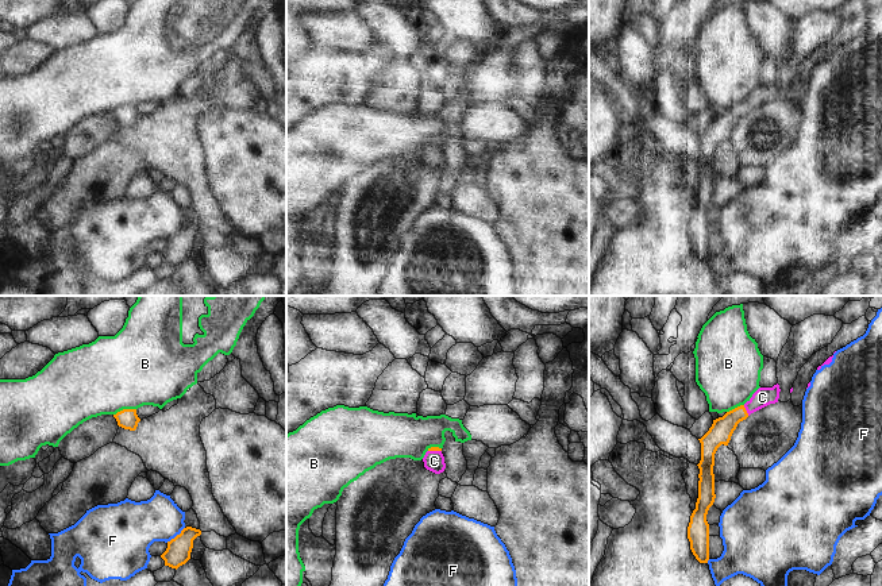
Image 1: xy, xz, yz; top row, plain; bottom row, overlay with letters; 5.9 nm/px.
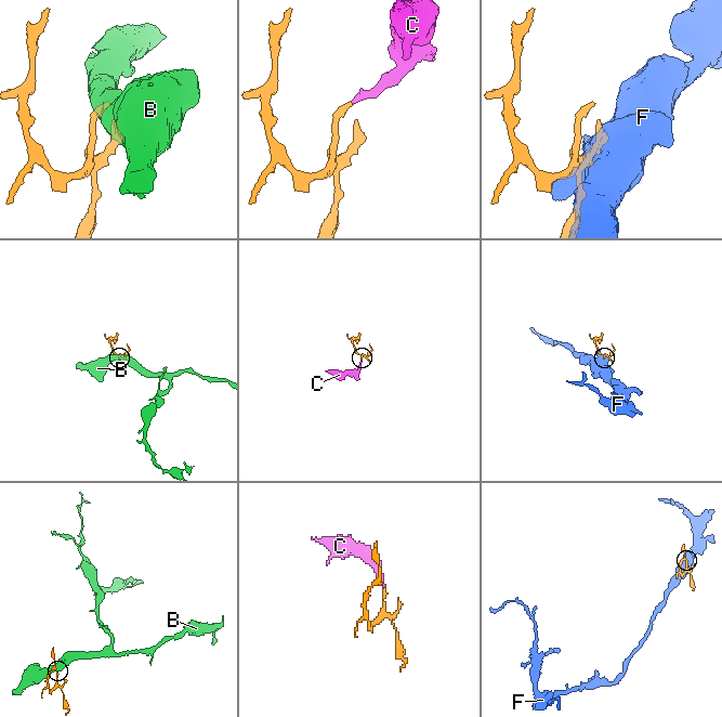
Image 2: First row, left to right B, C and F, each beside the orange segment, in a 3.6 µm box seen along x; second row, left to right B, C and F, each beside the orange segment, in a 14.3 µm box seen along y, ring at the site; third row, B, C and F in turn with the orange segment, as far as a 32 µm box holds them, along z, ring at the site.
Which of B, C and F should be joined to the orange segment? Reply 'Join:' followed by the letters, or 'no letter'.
Join: C

